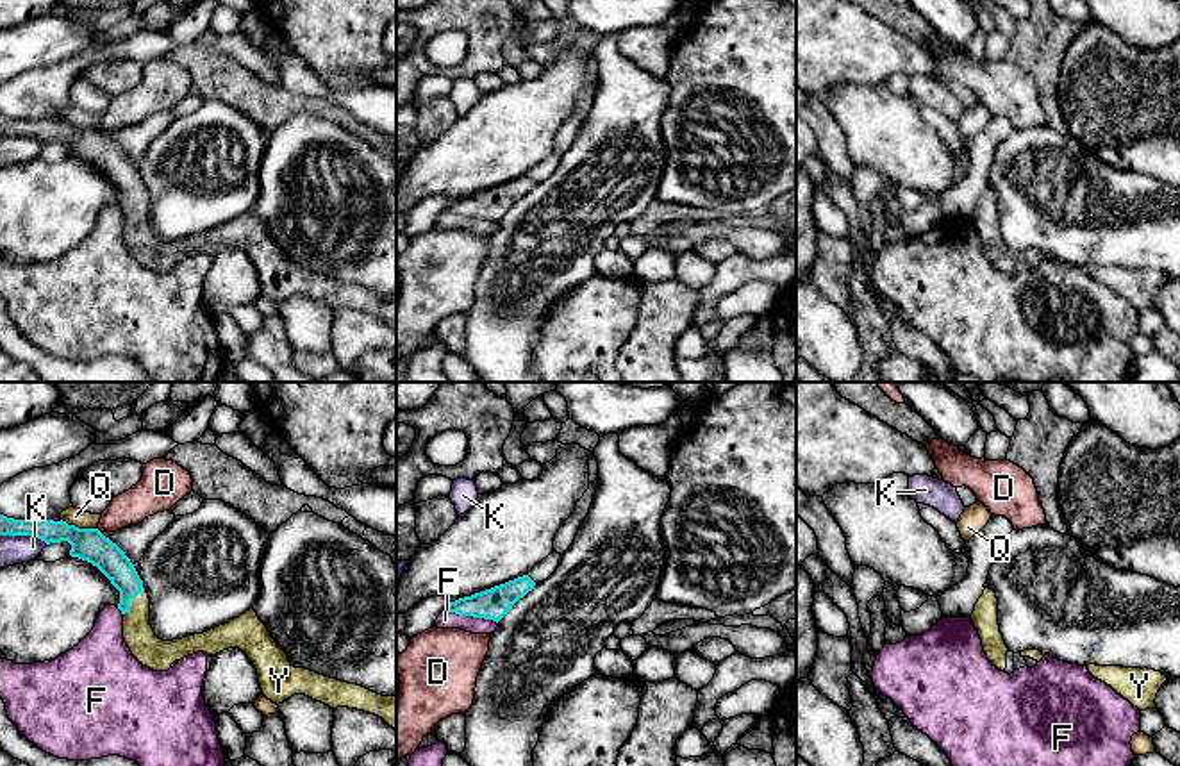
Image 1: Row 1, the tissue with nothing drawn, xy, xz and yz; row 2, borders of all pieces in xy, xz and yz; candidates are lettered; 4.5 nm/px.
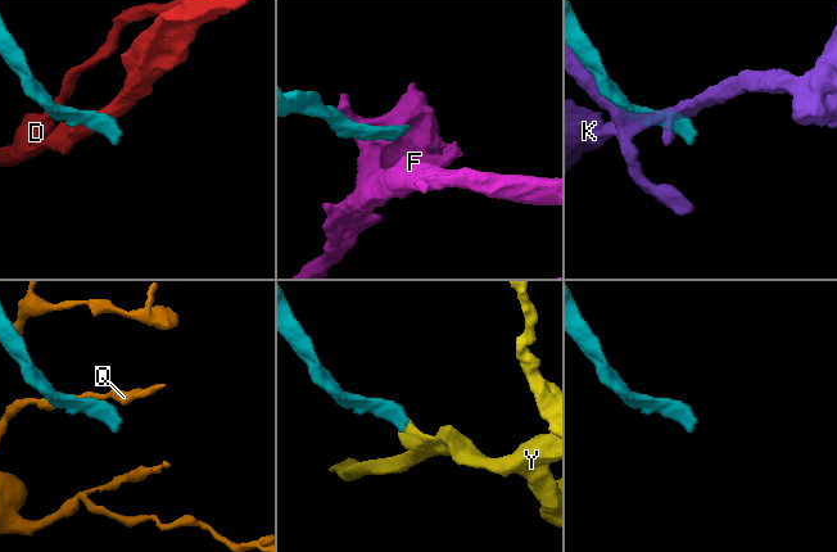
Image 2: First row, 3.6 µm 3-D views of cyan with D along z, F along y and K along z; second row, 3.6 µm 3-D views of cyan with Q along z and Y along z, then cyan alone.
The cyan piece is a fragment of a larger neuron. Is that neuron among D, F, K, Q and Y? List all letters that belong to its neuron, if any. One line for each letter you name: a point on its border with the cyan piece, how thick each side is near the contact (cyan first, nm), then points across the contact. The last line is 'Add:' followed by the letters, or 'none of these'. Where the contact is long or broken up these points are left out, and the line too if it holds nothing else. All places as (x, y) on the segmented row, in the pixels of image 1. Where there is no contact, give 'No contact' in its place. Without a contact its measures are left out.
Y: Touches cyan at xy (131, 599). Thickness 140 nm (cyan) against 140 nm. Path across: xy (104, 554), (131, 586), (131, 599), (136, 631), (150, 650)
Add: Y

